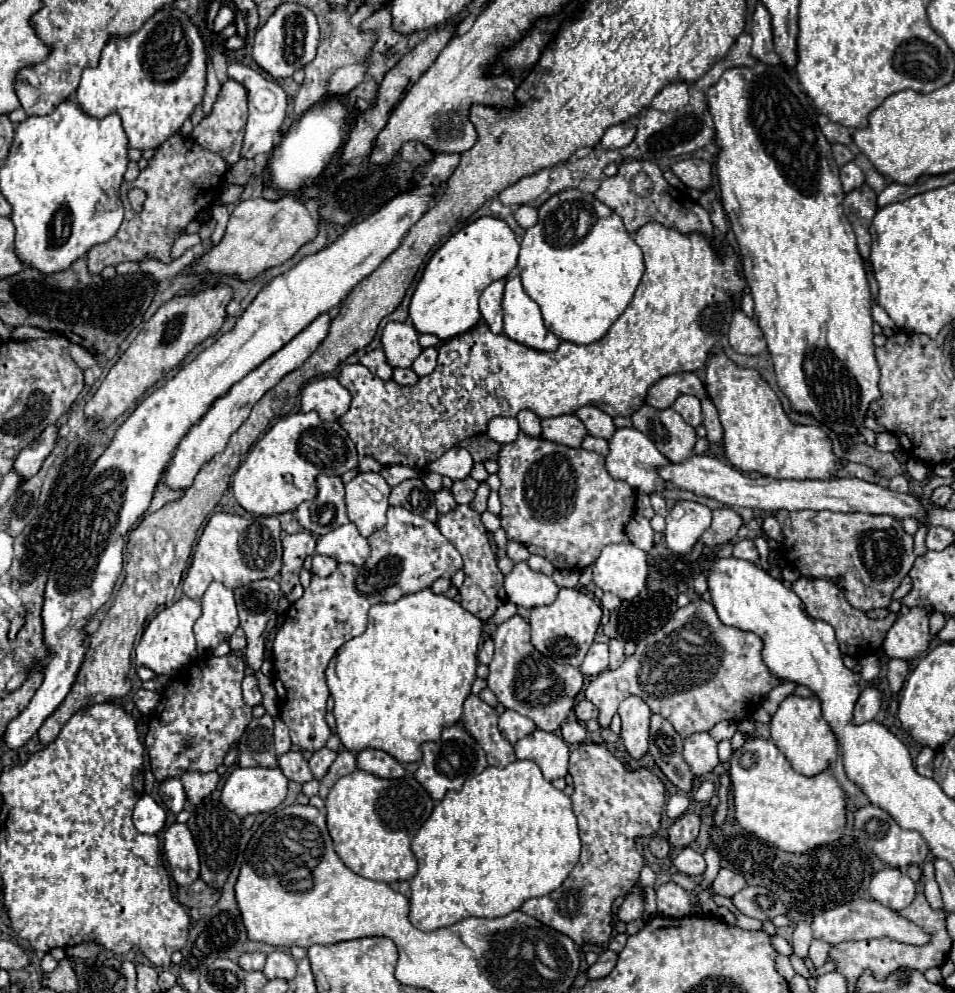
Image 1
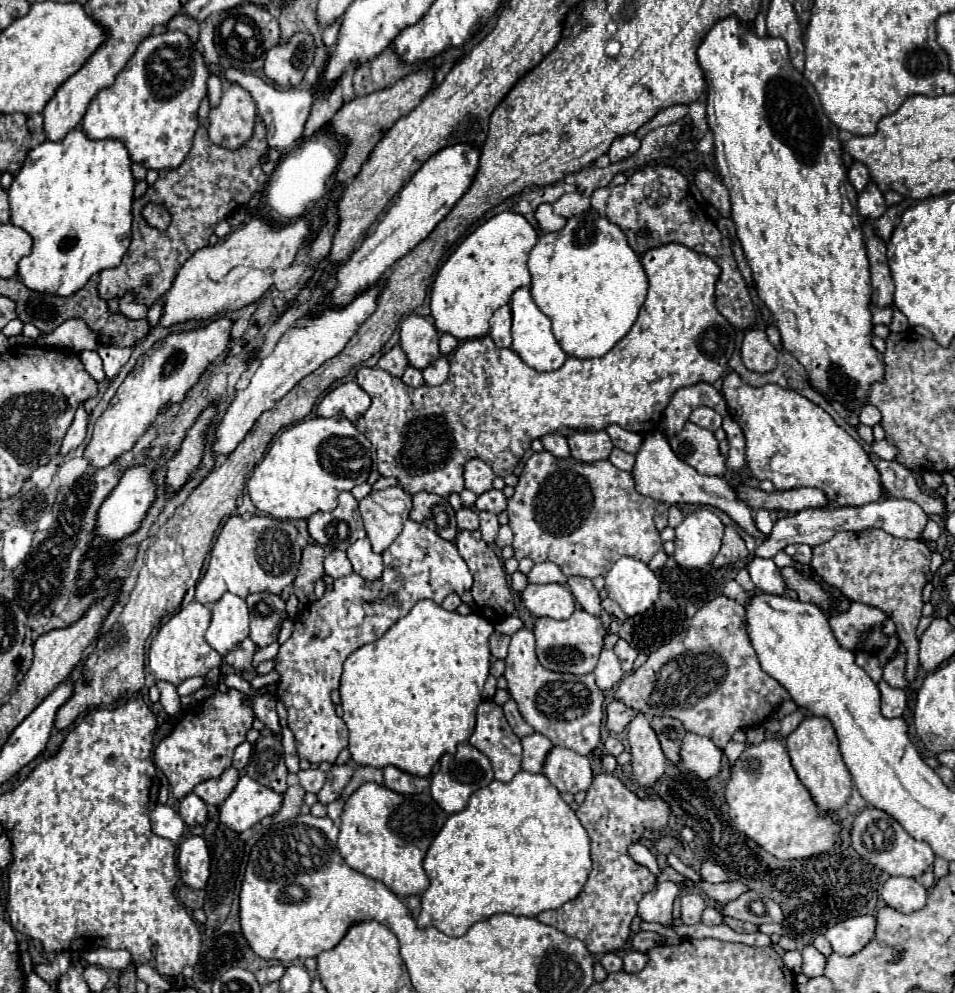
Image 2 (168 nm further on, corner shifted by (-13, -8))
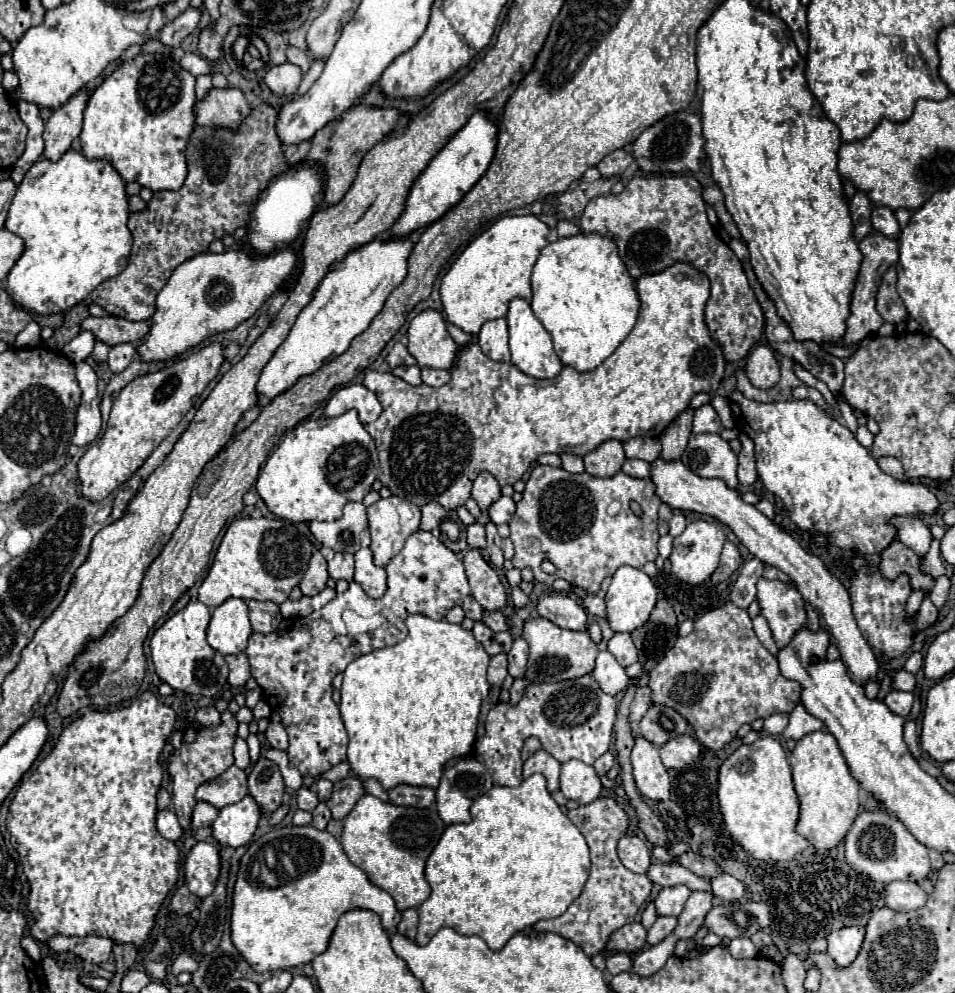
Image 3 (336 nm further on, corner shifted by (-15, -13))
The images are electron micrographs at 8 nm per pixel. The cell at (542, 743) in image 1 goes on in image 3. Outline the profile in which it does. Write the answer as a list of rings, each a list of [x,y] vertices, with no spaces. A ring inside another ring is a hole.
[[[568,760],[560,770],[560,792],[578,804],[590,804],[602,794],[602,784],[596,770],[580,760]]]

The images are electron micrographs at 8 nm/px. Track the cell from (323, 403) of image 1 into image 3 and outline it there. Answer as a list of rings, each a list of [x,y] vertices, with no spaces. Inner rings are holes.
[[[350,384],[350,386],[344,386],[340,388],[326,404],[324,408],[324,416],[328,418],[336,418],[348,410],[358,410],[358,418],[362,424],[366,422],[374,422],[380,412],[382,412],[382,406],[376,398],[374,392],[370,392],[366,386],[362,384]]]

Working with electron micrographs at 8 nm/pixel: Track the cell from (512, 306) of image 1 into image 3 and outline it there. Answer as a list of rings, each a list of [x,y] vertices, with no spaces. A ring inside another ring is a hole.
[[[514,298],[508,308],[508,332],[510,332],[510,352],[512,352],[512,364],[520,368],[524,374],[532,378],[554,378],[562,370],[562,362],[554,352],[552,336],[542,326],[542,322],[534,316],[530,302],[524,298]]]

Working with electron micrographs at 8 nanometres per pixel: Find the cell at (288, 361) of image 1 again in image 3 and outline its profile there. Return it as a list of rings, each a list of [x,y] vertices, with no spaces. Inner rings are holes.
[[[410,238],[388,240],[388,242],[386,240],[372,240],[372,242],[356,248],[352,254],[348,254],[344,258],[344,262],[334,264],[332,270],[326,274],[326,278],[320,282],[320,288],[316,290],[312,302],[298,314],[288,338],[280,344],[280,348],[274,352],[270,362],[264,366],[260,380],[256,384],[256,394],[268,396],[268,400],[274,400],[276,396],[290,390],[302,376],[314,374],[318,368],[322,368],[330,360],[344,354],[348,350],[350,342],[358,334],[362,334],[370,326],[374,316],[384,308],[384,302],[390,296],[390,292],[406,278],[406,260],[408,260],[408,254],[412,252],[412,246],[414,244]]]

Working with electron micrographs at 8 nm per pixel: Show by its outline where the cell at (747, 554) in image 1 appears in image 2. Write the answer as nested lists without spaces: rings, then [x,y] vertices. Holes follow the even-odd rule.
[[[754,559],[748,567],[752,583],[762,593],[786,593],[786,583],[772,559]]]

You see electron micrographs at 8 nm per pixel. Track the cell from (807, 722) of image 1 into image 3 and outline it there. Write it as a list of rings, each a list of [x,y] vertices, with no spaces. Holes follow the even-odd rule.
[[[826,730],[806,734],[802,740],[796,742],[796,748],[790,752],[790,766],[792,766],[794,788],[800,798],[800,820],[798,820],[796,832],[808,838],[810,844],[816,848],[834,848],[846,836],[846,832],[850,830],[858,814],[858,790],[860,790],[858,782],[852,778],[848,770],[848,764],[838,748],[836,738]]]

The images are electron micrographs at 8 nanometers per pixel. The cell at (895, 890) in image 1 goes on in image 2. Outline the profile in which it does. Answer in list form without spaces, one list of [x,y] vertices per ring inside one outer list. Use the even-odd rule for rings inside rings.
[[[890,877],[882,887],[882,899],[888,907],[894,907],[902,913],[918,911],[926,905],[926,889],[908,877]]]

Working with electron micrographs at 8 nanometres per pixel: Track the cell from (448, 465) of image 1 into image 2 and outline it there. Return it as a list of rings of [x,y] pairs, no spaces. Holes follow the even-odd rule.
[[[470,459],[464,467],[464,479],[466,479],[466,489],[474,491],[476,495],[482,495],[492,489],[494,473],[482,459]]]

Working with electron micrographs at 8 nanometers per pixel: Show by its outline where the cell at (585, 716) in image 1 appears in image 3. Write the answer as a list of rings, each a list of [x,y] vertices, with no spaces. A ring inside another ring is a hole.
[[[644,686],[644,688],[638,688],[636,690],[636,696],[630,704],[630,716],[628,716],[628,722],[630,724],[638,724],[642,720],[642,716],[646,714],[650,706],[650,690]]]

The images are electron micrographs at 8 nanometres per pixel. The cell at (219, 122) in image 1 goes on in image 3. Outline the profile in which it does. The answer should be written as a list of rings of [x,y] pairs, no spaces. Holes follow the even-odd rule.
[[[212,88],[202,102],[196,102],[196,124],[236,132],[250,112],[252,106],[238,88]]]

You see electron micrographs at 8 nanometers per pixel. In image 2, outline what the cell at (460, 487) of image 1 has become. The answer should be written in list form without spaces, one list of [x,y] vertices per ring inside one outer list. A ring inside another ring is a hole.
[[[490,489],[490,491],[482,493],[482,495],[476,499],[476,507],[478,507],[480,511],[490,511],[490,513],[494,513],[494,515],[502,513],[502,511],[506,509],[506,503],[508,503],[508,499],[506,499],[504,493],[498,491],[498,489]]]

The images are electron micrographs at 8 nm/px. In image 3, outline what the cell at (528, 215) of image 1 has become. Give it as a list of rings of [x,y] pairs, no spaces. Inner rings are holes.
[[[558,220],[558,226],[556,226],[556,232],[560,238],[566,238],[566,236],[572,236],[572,234],[578,234],[580,228],[574,224],[574,222],[568,222],[568,220]]]

